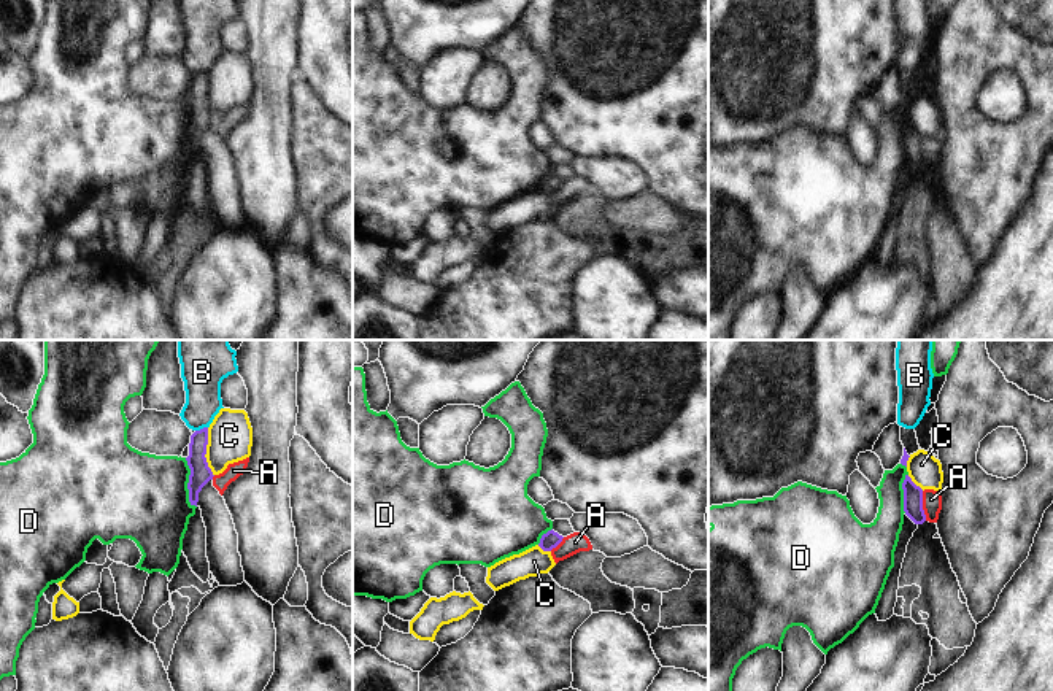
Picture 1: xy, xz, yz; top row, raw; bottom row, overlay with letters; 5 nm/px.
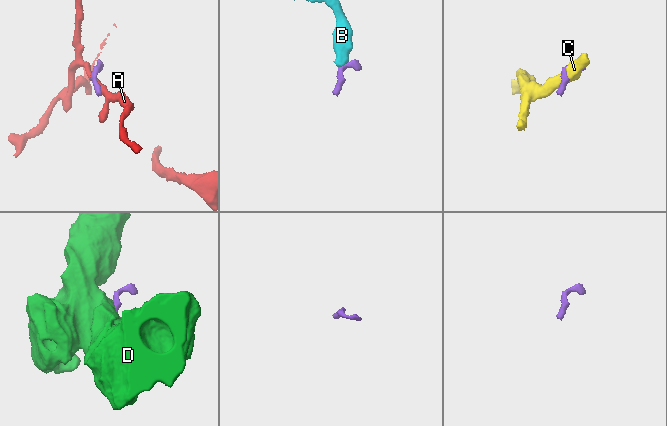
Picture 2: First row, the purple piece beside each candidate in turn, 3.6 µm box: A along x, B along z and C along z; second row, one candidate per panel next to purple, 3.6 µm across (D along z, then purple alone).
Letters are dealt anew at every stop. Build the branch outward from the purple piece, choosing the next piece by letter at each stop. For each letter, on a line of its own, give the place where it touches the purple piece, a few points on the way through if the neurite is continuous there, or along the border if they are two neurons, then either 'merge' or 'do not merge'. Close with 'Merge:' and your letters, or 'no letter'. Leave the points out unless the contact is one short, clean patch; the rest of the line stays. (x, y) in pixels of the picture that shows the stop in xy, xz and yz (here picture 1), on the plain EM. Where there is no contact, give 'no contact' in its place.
A: contact yz (921, 150); border yz (921, 135), (921, 153), (926, 164); do not merge
B: contact xy (200, 73); border xy (207, 70), (196, 75); do not merge
C: contact xy (205, 96); border xy (207, 72), (205, 105), (213, 119); do not merge
D: contact xy (188, 127); border xy (185, 102), (189, 111), (188, 143), (196, 151); do not merge
Merge: no letter

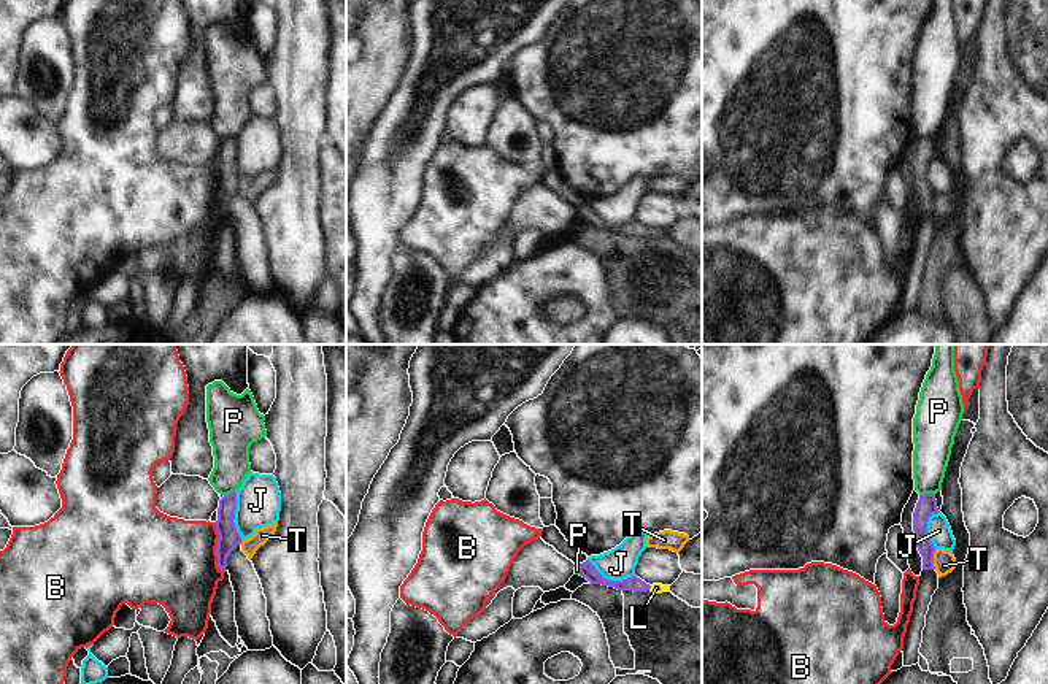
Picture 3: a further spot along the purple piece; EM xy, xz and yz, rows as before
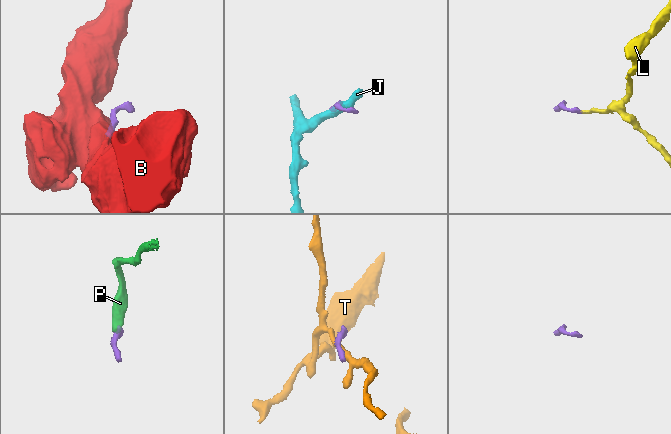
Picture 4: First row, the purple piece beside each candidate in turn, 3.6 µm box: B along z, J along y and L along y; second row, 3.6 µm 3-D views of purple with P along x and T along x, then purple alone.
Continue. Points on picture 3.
B: contact xy (216, 192); border xy (213, 167), (218, 176), (216, 208), (224, 216); do not merge
J: contact xz (608, 224); border xz (588, 203), (605, 222), (626, 224), (634, 219); do not merge
L: contact xz (650, 232); way xz (634, 227), (650, 232), (656, 232); merge
P: contact yz (926, 138); border yz (934, 138), (920, 140); do not merge
T: contact yz (932, 203); border yz (936, 194), (934, 213); do not merge
Merge: L

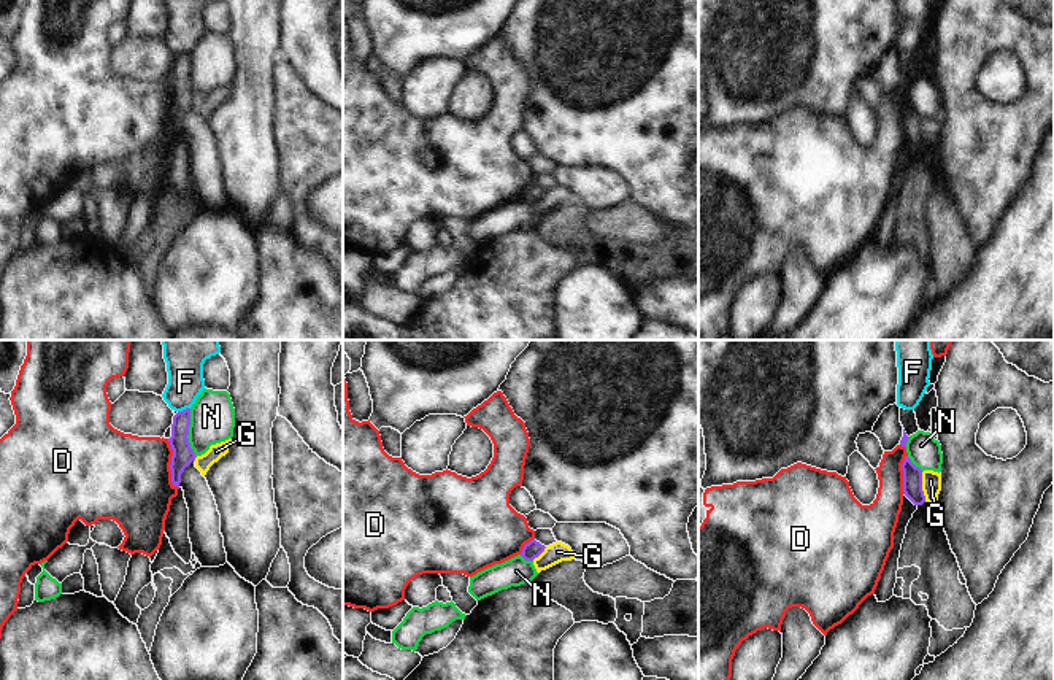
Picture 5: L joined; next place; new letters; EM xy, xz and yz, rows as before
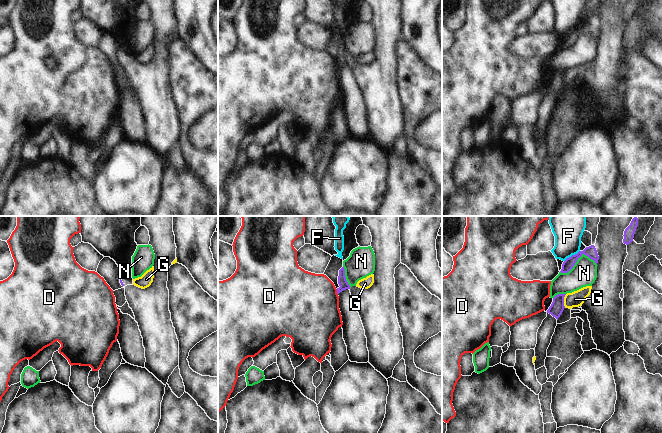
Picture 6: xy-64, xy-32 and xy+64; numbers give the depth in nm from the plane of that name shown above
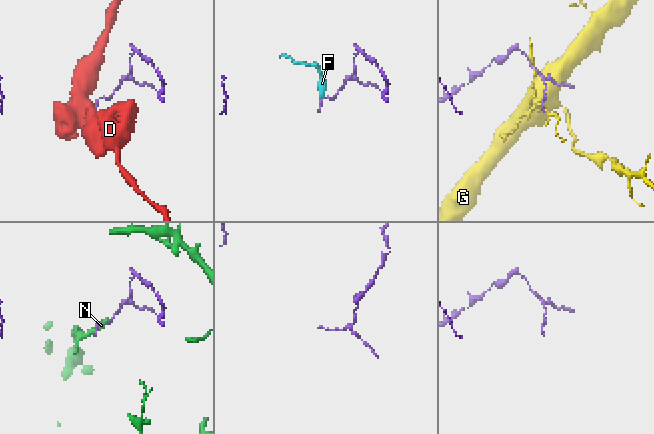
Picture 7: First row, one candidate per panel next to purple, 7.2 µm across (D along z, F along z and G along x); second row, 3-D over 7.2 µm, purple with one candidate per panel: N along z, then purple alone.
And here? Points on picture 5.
D: contact xy (170, 108); border xy (167, 83), (172, 92), (170, 124), (178, 132); do not merge
F: contact xy (183, 54); border xy (189, 51), (178, 56); do not merge
G: contact yz (921, 131); border yz (921, 116), (921, 134), (926, 145); do not merge
N: contact xy (188, 77); border xy (189, 53), (188, 86), (196, 100); do not merge
Merge: no letter

